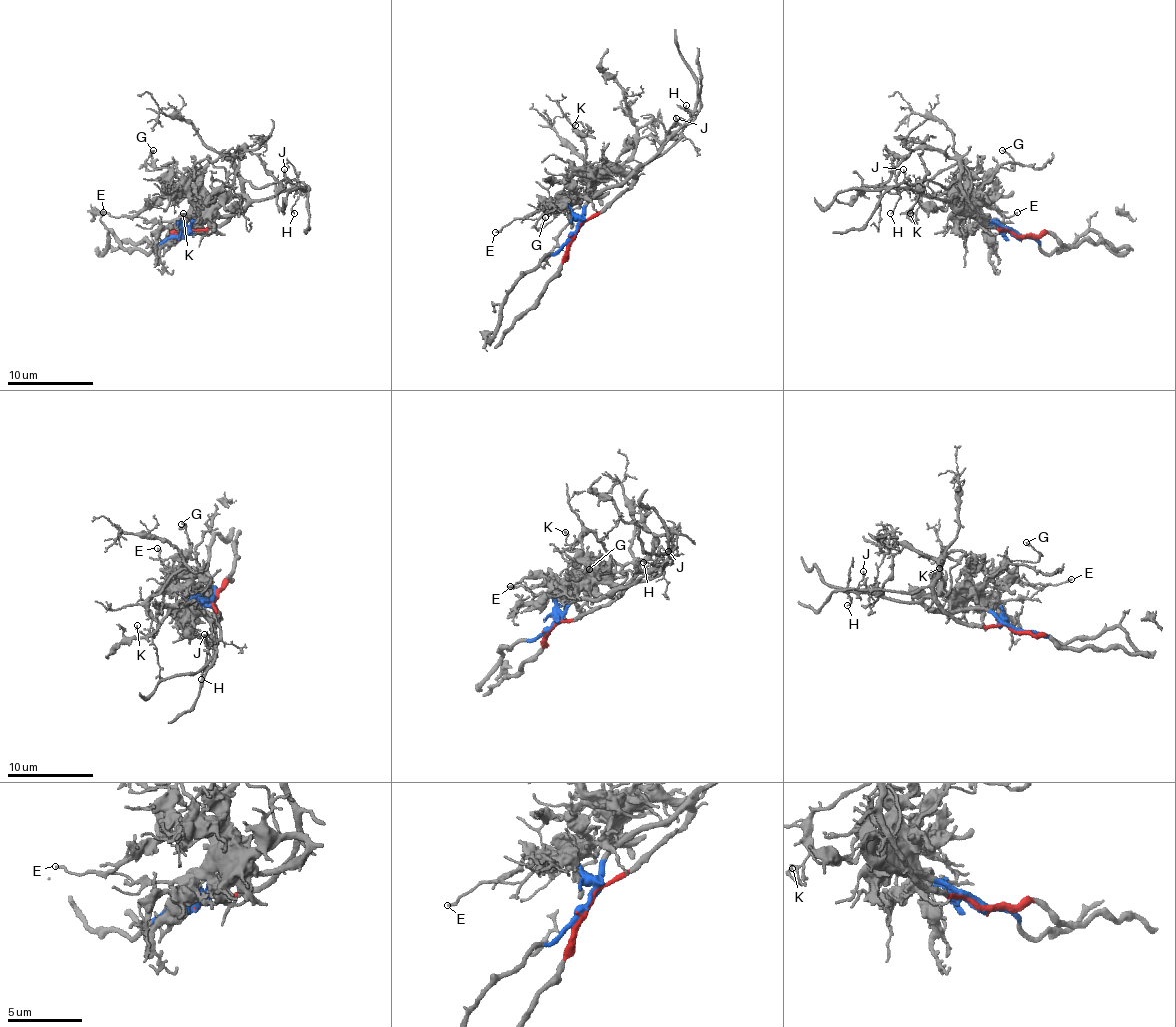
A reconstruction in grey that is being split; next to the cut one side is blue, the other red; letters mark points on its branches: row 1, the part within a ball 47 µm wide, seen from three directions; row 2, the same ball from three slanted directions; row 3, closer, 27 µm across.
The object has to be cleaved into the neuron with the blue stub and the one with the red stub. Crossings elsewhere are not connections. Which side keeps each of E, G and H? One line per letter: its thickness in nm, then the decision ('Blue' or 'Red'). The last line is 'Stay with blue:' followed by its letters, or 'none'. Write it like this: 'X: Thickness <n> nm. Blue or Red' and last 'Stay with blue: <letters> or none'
E: Thickness 180 nm. Blue
G: Thickness 170 nm. Blue
H: Thickness 110 nm. Blue
Stay with blue: E, G, H

